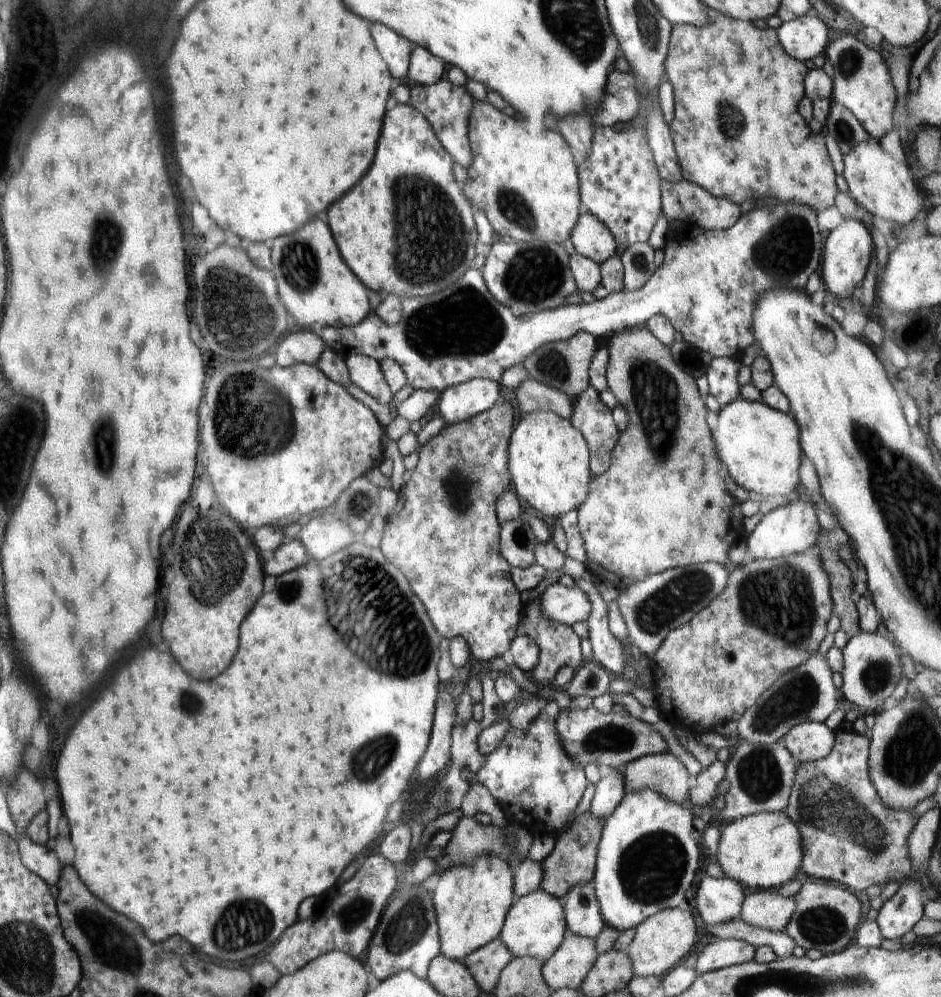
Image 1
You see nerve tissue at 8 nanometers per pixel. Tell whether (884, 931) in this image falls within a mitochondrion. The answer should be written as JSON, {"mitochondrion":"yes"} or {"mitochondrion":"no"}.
{"mitochondrion":"no"}

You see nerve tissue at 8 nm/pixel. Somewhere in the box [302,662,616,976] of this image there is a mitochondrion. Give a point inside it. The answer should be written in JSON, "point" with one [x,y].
{"point":[406,930]}

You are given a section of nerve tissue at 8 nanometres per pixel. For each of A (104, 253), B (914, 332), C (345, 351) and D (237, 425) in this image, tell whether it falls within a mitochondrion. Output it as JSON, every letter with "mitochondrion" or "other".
{"A":"mitochondrion","B":"other","C":"other","D":"mitochondrion"}

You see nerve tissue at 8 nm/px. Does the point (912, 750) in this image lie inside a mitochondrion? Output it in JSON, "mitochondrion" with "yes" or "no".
{"mitochondrion":"yes"}

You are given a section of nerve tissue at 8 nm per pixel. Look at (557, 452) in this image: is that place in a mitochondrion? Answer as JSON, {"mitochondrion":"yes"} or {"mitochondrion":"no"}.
{"mitochondrion":"no"}

